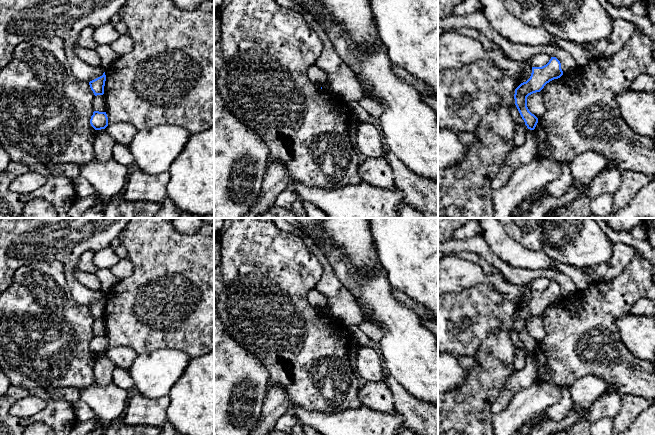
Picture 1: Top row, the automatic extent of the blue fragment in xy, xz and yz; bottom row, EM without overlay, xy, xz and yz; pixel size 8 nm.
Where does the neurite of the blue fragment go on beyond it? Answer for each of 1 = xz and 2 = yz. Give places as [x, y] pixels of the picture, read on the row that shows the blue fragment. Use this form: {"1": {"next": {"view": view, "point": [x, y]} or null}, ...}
{"1": {"next": null}, "2": {"next": null}}

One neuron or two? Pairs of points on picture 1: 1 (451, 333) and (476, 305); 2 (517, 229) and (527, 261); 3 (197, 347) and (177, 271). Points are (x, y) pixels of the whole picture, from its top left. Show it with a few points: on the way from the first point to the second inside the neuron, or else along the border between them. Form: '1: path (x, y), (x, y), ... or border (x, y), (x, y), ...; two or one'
1: path (458, 326), (472, 312); one
2: border (504, 230), (516, 242), (532, 250), (541, 251); two
3: path (197, 328), (197, 299), (188, 290); one

